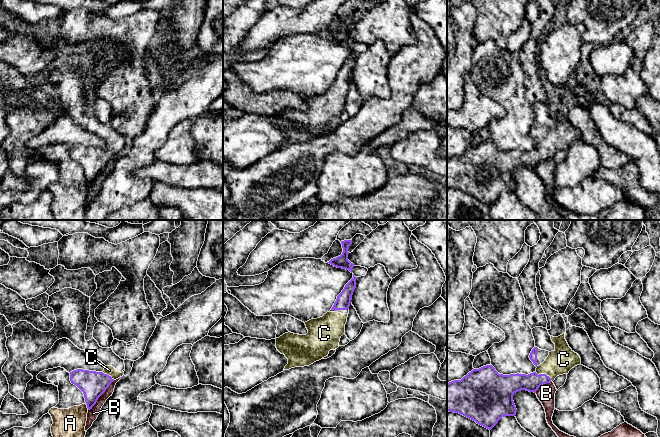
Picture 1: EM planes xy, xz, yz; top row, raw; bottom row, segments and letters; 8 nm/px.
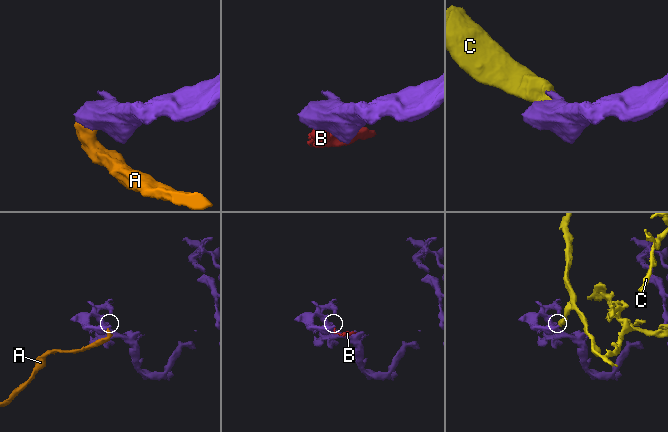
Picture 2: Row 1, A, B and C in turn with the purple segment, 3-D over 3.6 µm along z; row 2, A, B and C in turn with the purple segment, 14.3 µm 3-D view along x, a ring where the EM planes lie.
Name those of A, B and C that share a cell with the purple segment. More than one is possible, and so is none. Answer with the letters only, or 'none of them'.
C

